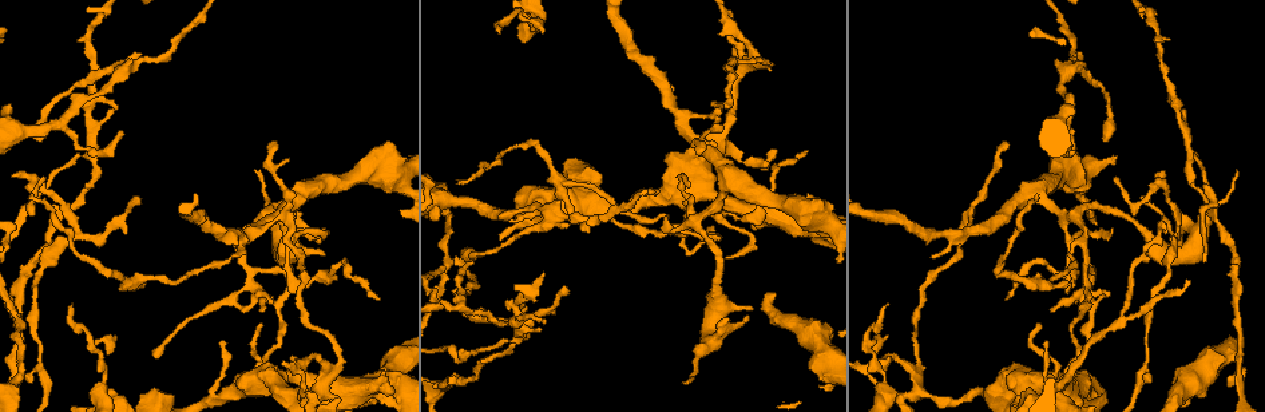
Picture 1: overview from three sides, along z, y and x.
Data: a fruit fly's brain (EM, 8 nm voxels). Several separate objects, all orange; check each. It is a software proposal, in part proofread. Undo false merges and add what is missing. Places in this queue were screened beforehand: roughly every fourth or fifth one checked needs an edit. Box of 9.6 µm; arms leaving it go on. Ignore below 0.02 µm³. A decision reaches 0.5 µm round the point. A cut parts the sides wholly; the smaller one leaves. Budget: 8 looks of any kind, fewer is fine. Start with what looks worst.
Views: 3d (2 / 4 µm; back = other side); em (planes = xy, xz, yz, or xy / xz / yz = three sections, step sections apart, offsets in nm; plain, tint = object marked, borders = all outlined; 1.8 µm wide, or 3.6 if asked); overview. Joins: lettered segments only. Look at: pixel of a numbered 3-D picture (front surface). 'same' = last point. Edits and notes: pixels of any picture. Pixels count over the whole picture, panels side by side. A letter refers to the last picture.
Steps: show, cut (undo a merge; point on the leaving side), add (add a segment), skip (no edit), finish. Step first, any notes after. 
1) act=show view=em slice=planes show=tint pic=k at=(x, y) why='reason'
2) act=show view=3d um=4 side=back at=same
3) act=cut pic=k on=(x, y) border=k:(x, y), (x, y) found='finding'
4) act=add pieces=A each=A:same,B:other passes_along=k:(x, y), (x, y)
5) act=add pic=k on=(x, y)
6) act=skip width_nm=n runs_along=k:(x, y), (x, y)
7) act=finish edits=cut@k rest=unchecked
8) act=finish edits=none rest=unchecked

act=show view=em slice=xy step=8 show=borders pic=1 at=(918, 376) why='four or more arms meet'

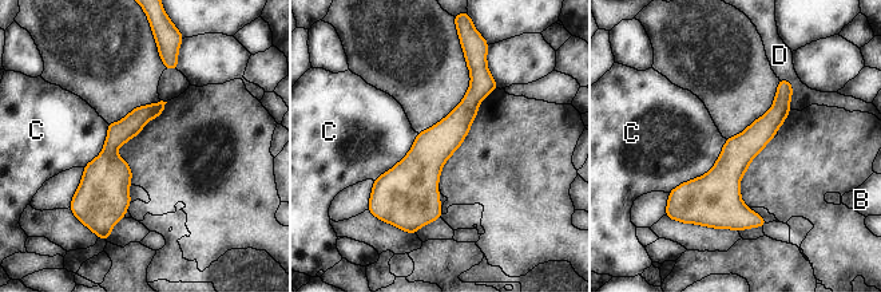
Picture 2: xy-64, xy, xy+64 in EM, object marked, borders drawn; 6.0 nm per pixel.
act=cut pic=2 on=(120, 131) width_nm=140 each=B:other,C:other,D:other part_leaving=2:(149, 109), (107, 148) found='a second neuron is stuck on'

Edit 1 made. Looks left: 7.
act=show view=3d um=2 pic=1 at=(1157, 32) why='a narrow waist'

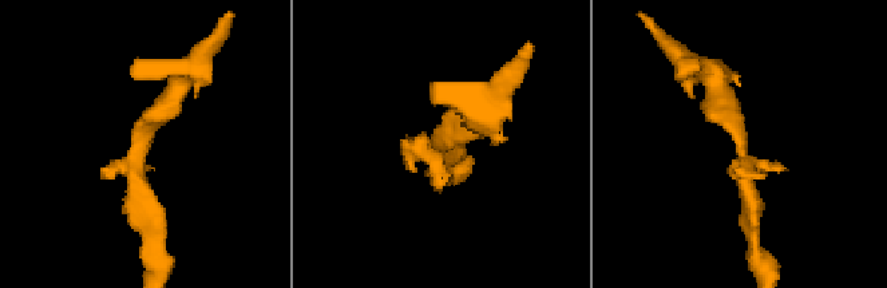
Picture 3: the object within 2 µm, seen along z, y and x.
act=show view=em slice=yz step=8 show=borders pic=3 at=(139, 145) why='now the EM'

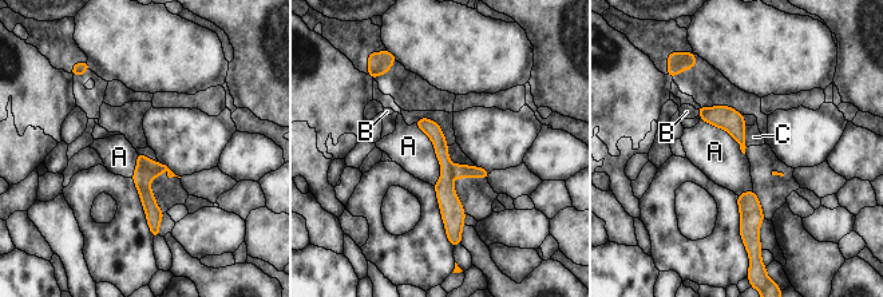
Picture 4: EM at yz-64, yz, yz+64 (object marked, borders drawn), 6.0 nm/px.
act=show view=em slice=planes show=borders at=same why='another direction'

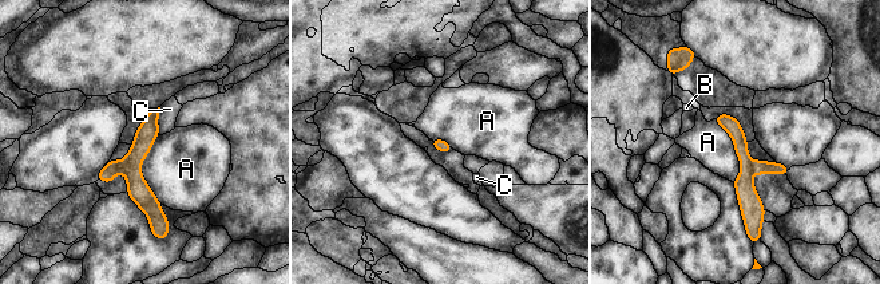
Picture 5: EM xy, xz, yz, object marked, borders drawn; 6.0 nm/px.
act=skip each=A:other,B:other,C:other border=5:(158, 134), (141, 174), (161, 202) found='continuous, no second neuron'

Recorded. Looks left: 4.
act=finish edits=cut@2 rest=unchecked

